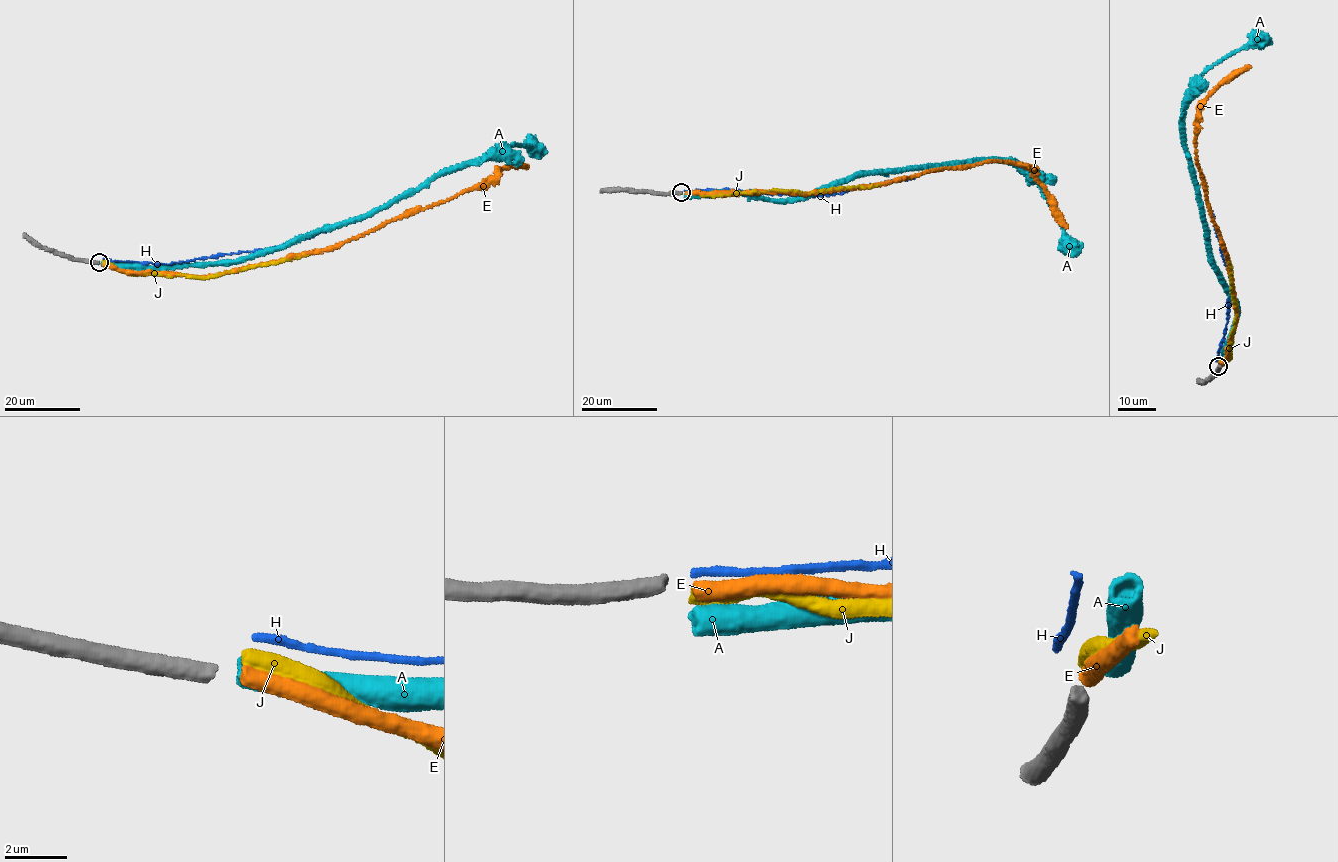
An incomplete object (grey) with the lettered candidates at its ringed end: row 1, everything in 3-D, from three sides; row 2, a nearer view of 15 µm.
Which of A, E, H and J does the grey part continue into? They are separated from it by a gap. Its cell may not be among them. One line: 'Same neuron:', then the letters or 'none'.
Same neuron: E

